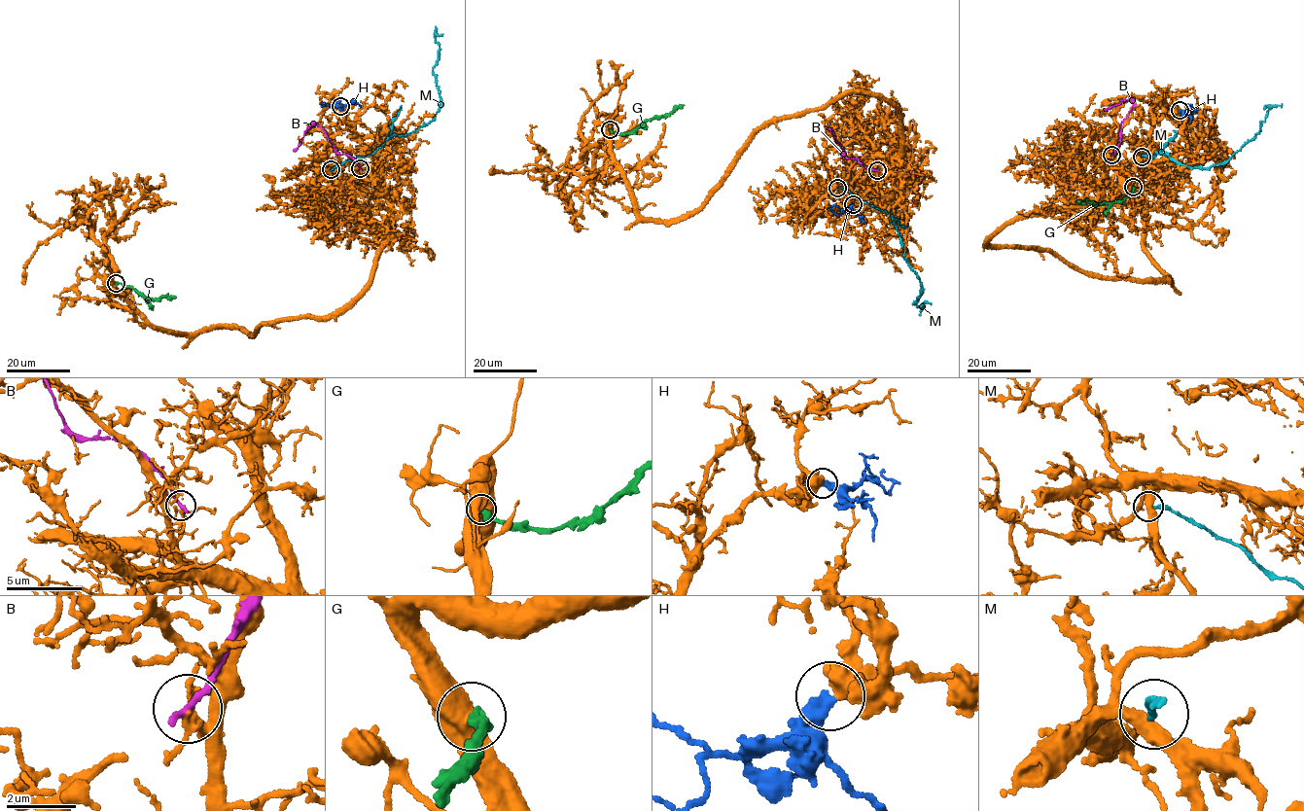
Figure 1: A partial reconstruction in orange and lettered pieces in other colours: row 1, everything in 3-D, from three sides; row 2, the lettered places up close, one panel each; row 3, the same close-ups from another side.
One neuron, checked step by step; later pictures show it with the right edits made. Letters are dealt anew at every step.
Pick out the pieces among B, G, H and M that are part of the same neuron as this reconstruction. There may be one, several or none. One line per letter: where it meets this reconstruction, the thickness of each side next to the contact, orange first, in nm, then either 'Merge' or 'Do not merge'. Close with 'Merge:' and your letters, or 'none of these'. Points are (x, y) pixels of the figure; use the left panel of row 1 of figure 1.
B: Touches orange at (360, 168). Thickness 140 nm (orange) against 240 nm. Do not merge
G: Touches orange at (116, 283). Thickness 650 nm (orange) against 380 nm. Do not merge
H: Touches orange at (340, 106). Thickness 500 nm (orange) against 480 nm. Merge
M: Touches orange at (331, 169). Thickness 440 nm (orange) against 190 nm. Do not merge
Merge: H

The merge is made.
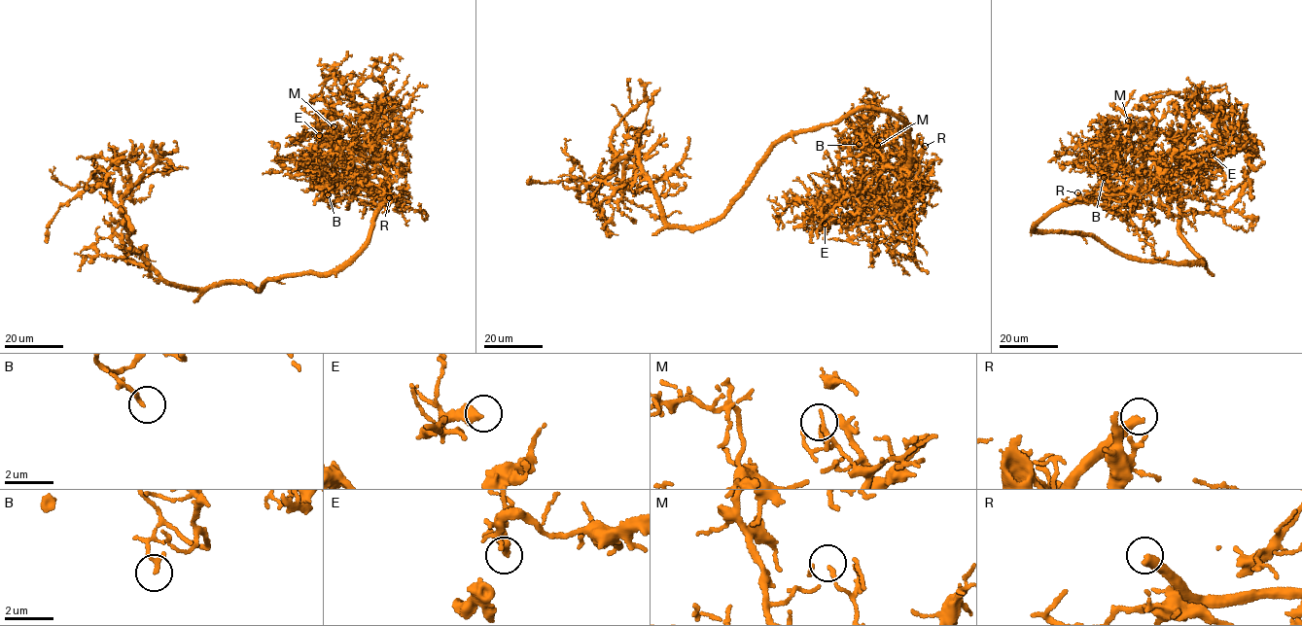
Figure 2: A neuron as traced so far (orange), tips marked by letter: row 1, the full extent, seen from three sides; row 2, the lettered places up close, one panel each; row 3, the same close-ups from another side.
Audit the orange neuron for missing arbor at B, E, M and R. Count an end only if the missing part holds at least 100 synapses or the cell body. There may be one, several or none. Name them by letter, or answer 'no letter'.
R

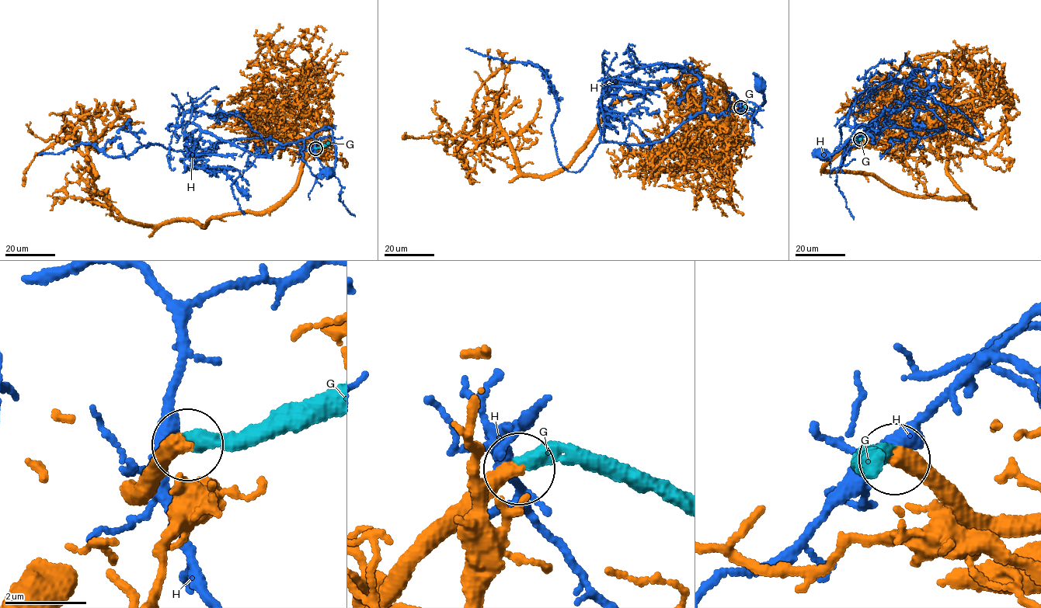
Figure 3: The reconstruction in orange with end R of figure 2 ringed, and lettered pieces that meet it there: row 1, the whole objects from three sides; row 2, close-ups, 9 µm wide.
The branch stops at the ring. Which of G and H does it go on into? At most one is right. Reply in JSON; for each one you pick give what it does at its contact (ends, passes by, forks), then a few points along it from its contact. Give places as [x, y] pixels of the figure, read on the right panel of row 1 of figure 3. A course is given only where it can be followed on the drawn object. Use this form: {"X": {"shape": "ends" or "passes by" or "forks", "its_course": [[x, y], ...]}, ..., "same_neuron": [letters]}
{"G": {"shape": "ends"}, "same_neuron": ["G"]}

